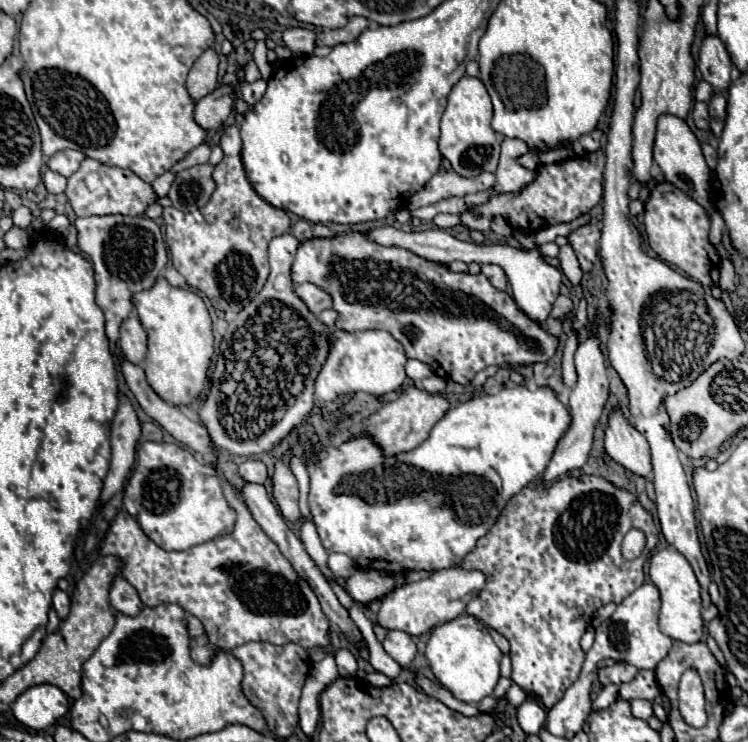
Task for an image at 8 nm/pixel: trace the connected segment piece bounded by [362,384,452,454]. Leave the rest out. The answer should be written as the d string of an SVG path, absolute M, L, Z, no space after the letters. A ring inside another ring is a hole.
M406 384L400 392L400 396L394 402L384 404L378 414L374 414L366 424L364 424L364 432L368 432L382 448L386 454L398 454L398 452L406 452L416 448L418 444L422 444L428 438L428 432L432 430L432 426L444 416L444 412L452 406L450 400L446 400L440 394L430 394L422 388L416 388L414 384Z

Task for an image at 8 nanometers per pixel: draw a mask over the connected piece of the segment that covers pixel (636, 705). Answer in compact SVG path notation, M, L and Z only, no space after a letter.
M632 700L632 714L640 720L648 720L654 712L652 712L652 702L648 700Z

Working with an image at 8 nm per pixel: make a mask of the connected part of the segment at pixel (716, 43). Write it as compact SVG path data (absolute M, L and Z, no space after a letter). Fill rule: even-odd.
M718 36L704 38L698 68L702 72L702 78L714 88L714 94L728 90L728 84L732 82L732 62Z

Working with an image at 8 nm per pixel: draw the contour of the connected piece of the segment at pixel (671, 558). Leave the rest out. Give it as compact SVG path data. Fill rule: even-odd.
M664 548L652 554L650 558L650 580L660 590L662 608L660 608L660 632L680 642L698 642L704 638L702 624L702 604L700 604L700 584L688 564L688 560L674 548Z

